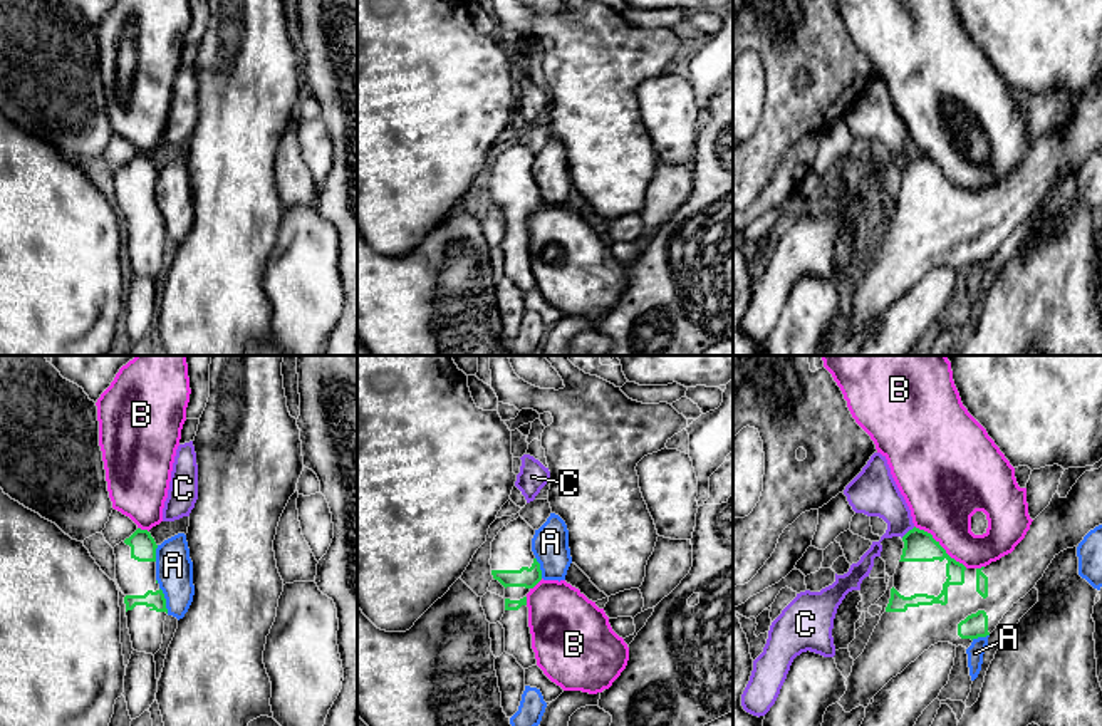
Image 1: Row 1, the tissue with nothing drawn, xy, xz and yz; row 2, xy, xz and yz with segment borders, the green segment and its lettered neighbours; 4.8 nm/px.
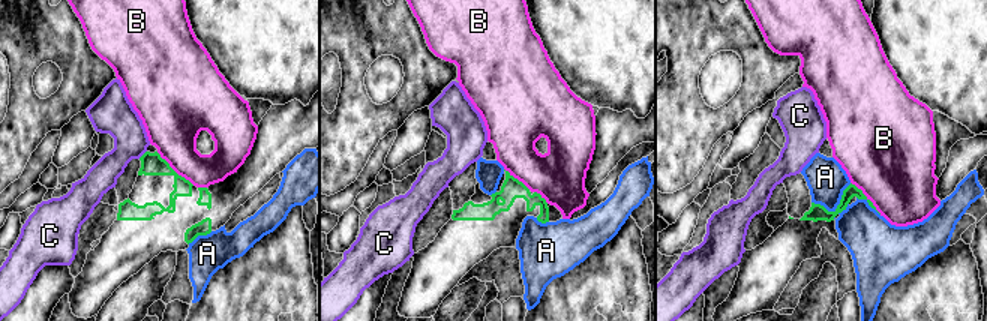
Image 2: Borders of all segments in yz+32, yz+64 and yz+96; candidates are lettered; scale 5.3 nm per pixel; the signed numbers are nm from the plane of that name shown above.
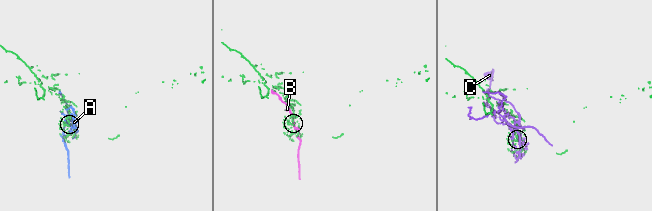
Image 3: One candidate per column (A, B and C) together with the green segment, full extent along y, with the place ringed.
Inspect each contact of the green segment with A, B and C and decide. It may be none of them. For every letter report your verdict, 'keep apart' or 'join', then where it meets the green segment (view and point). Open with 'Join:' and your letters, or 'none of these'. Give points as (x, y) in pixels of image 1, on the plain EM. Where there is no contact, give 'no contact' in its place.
Join: none of these
A: keep apart | xy (165, 225)
B: keep apart | yz (940, 170)
C: keep apart | yz (909, 155)

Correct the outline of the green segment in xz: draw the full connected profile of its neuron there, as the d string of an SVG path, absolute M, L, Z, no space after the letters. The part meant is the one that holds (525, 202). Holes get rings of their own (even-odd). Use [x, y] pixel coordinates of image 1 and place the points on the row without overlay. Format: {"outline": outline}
{"outline": "M522 143L503 151L491 166L491 200L505 211L505 277L528 293L537 288L528 252L527 218L542 205L532 176L535 154Z"}

